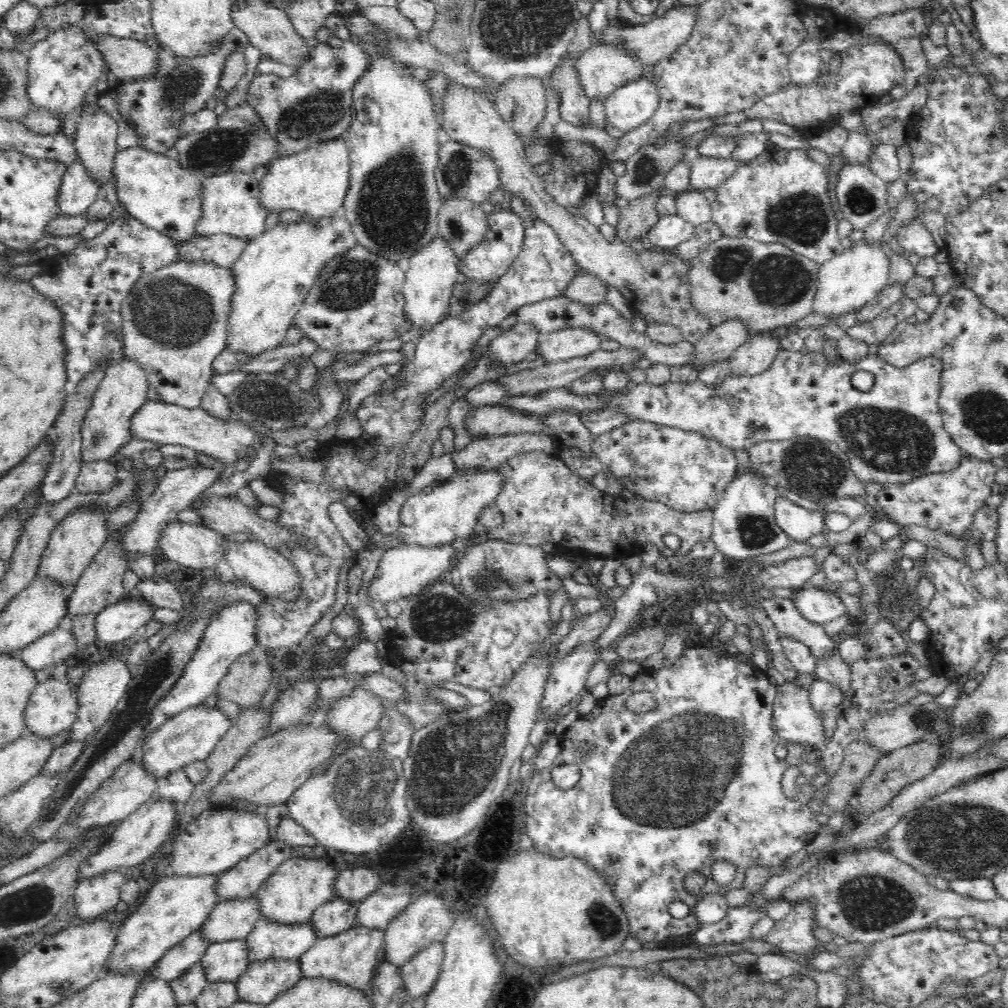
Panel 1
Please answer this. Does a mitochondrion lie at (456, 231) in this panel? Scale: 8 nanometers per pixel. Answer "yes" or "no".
yes

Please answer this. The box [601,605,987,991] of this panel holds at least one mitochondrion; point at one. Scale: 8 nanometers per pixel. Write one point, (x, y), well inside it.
(870, 902)

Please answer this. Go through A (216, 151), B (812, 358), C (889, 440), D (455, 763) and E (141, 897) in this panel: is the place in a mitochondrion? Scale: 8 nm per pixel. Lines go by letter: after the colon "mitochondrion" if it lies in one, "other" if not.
A: mitochondrion
B: other
C: mitochondrion
D: mitochondrion
E: other

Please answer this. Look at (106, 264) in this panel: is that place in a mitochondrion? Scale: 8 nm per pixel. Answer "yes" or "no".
no

